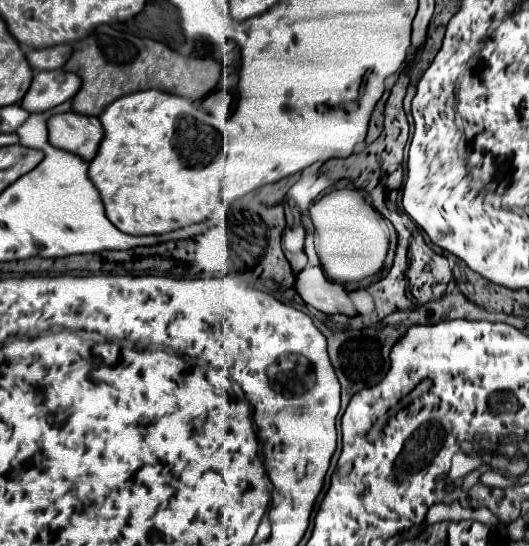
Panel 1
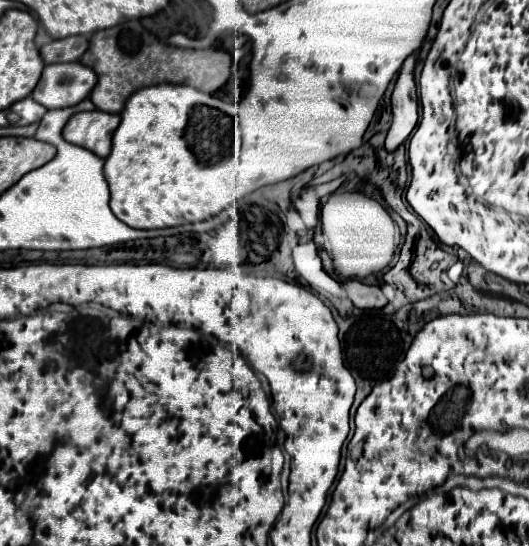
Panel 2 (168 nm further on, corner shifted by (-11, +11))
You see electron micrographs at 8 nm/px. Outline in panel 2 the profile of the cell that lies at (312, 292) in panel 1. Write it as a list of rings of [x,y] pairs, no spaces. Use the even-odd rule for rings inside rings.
[[[349,279],[345,283],[341,283],[347,297],[351,299],[351,303],[359,309],[381,309],[387,305],[385,295],[381,293],[379,287],[375,285],[365,285],[357,279]]]

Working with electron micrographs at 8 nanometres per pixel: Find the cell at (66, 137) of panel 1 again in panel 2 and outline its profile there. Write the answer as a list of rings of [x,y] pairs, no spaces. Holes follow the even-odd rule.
[[[81,111],[71,115],[63,127],[65,141],[93,151],[97,157],[107,157],[111,149],[111,137],[117,129],[121,117],[105,111]]]

